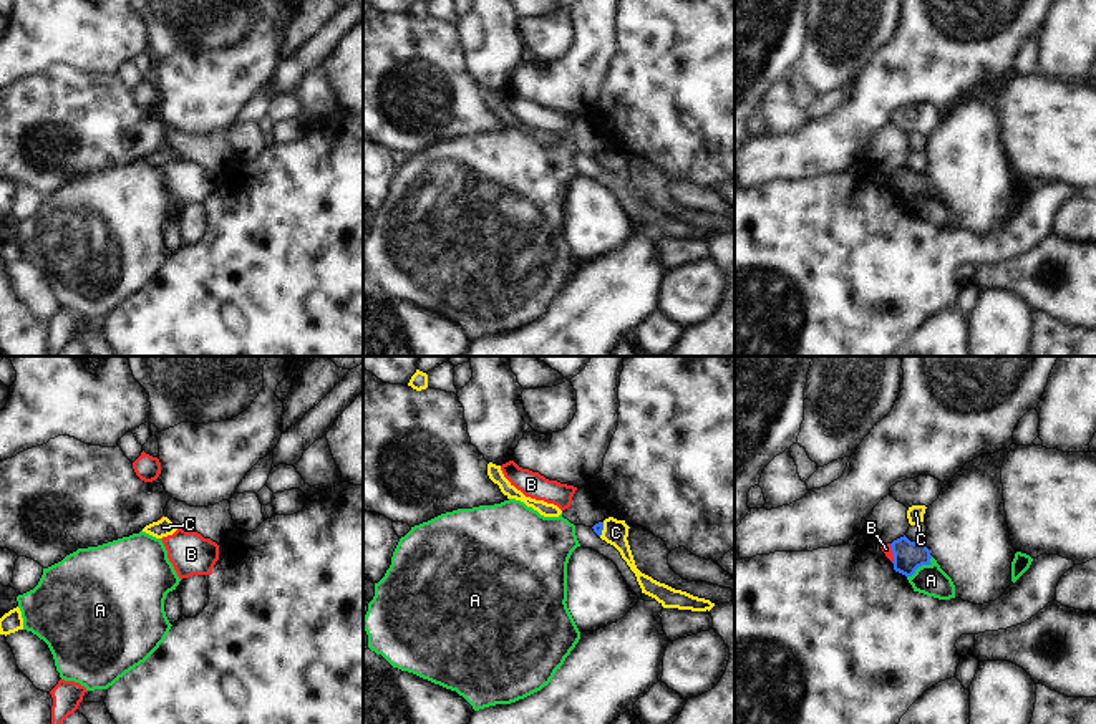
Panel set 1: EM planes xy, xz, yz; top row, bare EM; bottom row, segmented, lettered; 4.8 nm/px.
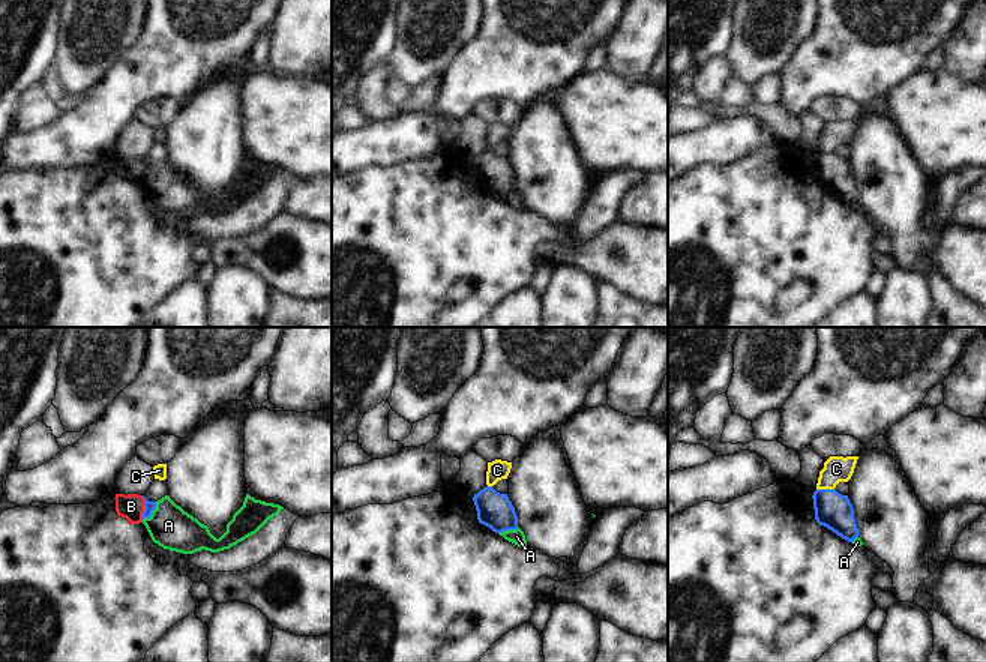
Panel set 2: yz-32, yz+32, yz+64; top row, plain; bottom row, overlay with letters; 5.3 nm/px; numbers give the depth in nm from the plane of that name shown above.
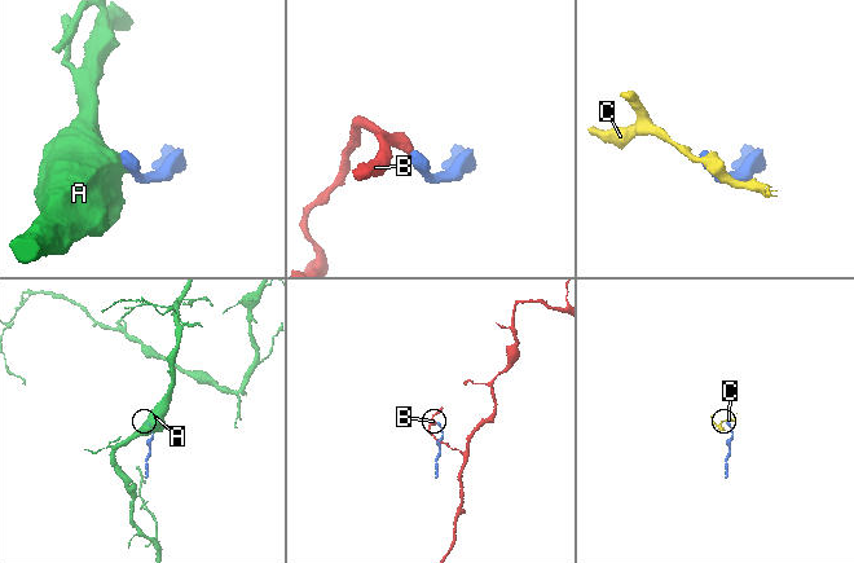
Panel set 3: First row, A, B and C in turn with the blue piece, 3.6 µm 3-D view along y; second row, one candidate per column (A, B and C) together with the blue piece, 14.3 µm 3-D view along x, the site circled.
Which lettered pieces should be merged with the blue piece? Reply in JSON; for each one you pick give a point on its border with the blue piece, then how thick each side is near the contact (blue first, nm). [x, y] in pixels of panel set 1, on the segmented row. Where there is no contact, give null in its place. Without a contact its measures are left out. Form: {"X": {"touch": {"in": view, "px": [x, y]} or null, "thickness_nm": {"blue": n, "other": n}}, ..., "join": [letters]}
{"join": []}

